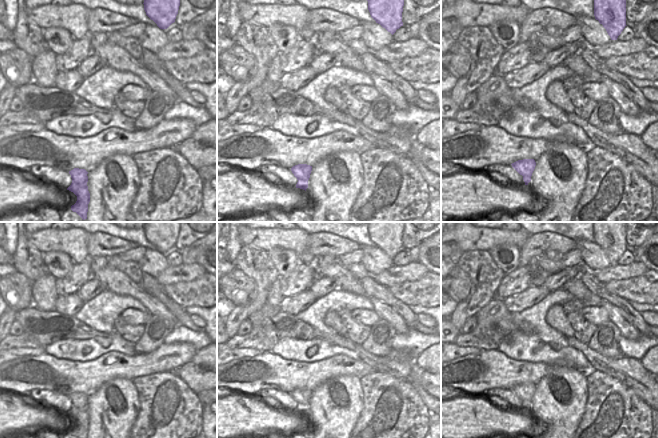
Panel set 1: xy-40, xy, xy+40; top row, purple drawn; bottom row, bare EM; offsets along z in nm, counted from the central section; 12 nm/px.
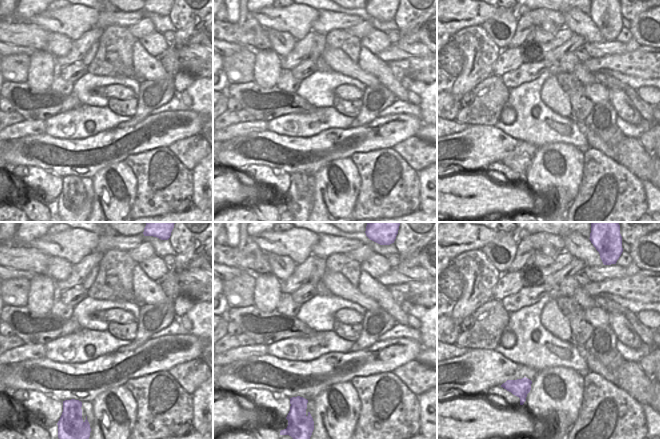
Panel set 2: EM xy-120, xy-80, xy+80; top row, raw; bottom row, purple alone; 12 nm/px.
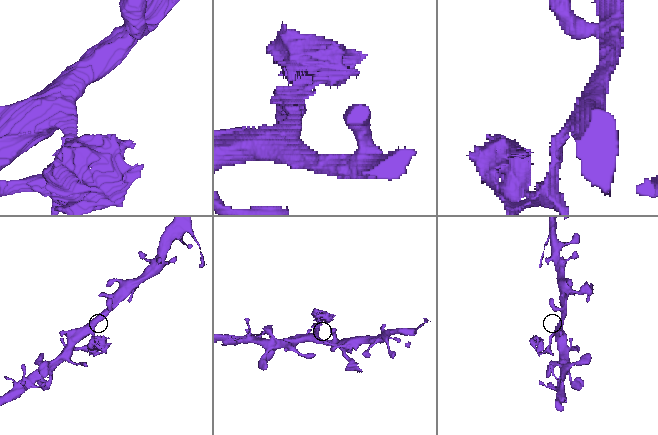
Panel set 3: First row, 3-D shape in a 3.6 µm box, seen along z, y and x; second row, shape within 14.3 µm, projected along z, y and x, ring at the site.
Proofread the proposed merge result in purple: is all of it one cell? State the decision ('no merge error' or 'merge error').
merge error

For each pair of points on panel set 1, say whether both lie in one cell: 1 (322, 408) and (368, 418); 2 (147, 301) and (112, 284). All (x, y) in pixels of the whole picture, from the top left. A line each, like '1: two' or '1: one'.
1: two
2: one

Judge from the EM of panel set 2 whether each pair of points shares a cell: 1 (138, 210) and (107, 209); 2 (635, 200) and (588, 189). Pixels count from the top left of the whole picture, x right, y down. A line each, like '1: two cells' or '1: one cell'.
1: two cells
2: one cell

